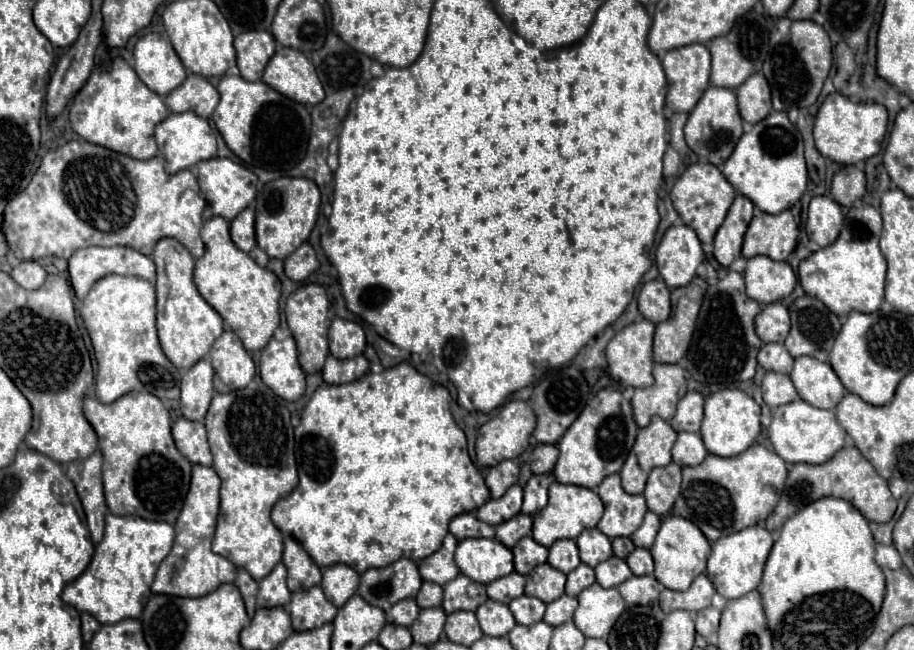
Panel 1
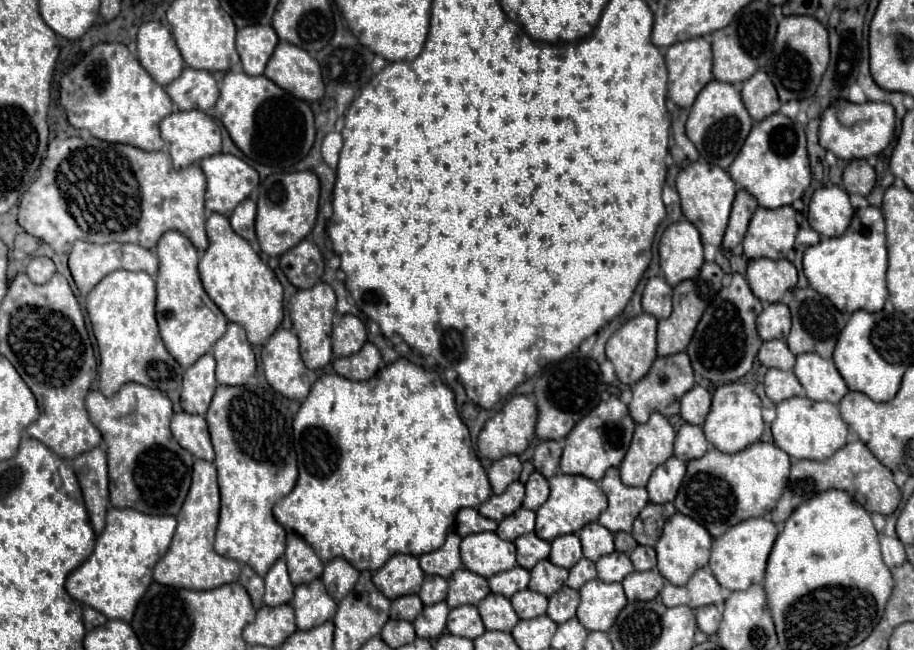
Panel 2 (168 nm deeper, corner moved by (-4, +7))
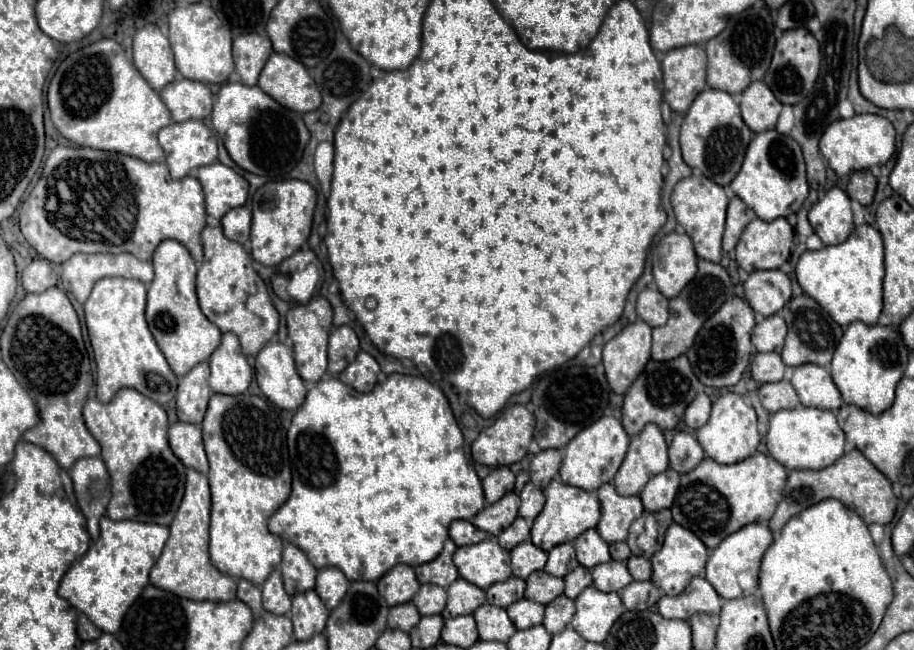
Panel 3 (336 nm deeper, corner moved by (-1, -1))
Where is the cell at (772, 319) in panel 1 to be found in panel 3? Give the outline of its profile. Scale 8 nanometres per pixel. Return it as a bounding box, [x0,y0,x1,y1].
[751,315,787,353]

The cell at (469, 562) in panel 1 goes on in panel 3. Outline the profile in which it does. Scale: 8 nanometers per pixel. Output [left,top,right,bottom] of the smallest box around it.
[453,539,511,589]

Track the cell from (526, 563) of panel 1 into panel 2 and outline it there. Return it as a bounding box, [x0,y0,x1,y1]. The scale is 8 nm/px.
[514,533,550,569]

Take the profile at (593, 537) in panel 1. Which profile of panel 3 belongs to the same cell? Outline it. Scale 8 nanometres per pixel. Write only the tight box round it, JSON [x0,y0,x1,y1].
[575,529,611,569]

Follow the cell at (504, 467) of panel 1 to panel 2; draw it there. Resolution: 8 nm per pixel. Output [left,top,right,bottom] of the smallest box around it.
[488,455,522,495]

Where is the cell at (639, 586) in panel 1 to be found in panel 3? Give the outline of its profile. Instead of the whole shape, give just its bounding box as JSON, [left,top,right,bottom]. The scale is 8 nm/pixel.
[619,581,660,611]

